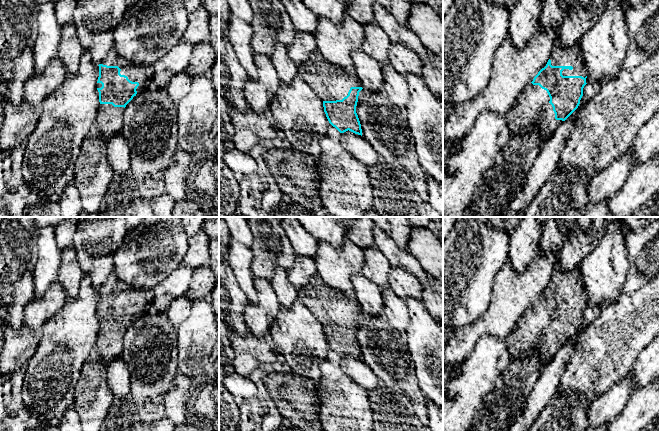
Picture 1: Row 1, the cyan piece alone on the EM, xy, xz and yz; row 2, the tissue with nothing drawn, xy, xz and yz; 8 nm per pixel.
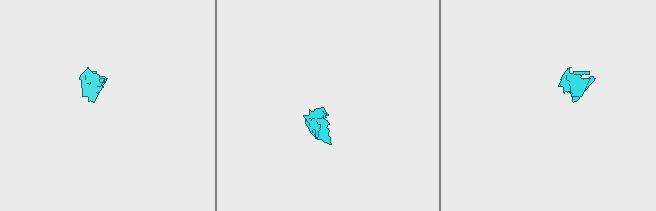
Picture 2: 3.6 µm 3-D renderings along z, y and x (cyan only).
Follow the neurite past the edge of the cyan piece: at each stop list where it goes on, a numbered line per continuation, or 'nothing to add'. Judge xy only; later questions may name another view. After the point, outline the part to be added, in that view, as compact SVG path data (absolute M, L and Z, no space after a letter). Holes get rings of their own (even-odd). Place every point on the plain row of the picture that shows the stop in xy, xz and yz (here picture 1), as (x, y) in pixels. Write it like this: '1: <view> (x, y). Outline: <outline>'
1: xy (108, 344). Outline: M99 328L94 352L103 357L109 365L122 351L124 331L112 328Z

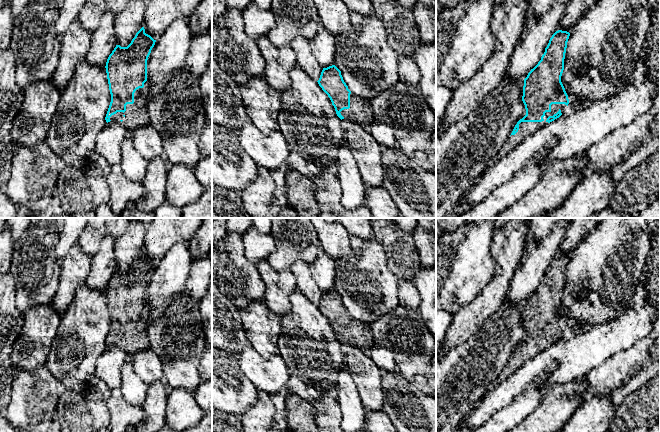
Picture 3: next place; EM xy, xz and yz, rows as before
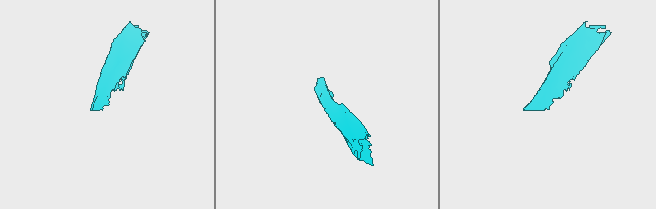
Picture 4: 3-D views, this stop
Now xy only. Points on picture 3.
1: xy (136, 339). Outline: M146 305L143 312L139 312L134 317L134 327L126 329L126 335L117 336L110 341L111 347L119 347L126 351L127 355L134 356L138 352L149 348L147 327L149 325L150 309Z

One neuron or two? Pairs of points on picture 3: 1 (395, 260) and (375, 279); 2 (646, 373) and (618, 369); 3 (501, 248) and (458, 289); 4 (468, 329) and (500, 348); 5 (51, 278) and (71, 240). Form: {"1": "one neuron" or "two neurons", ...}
{"1": "two neurons", "2": "one neuron", "3": "two neurons", "4": "two neurons", "5": "two neurons"}

